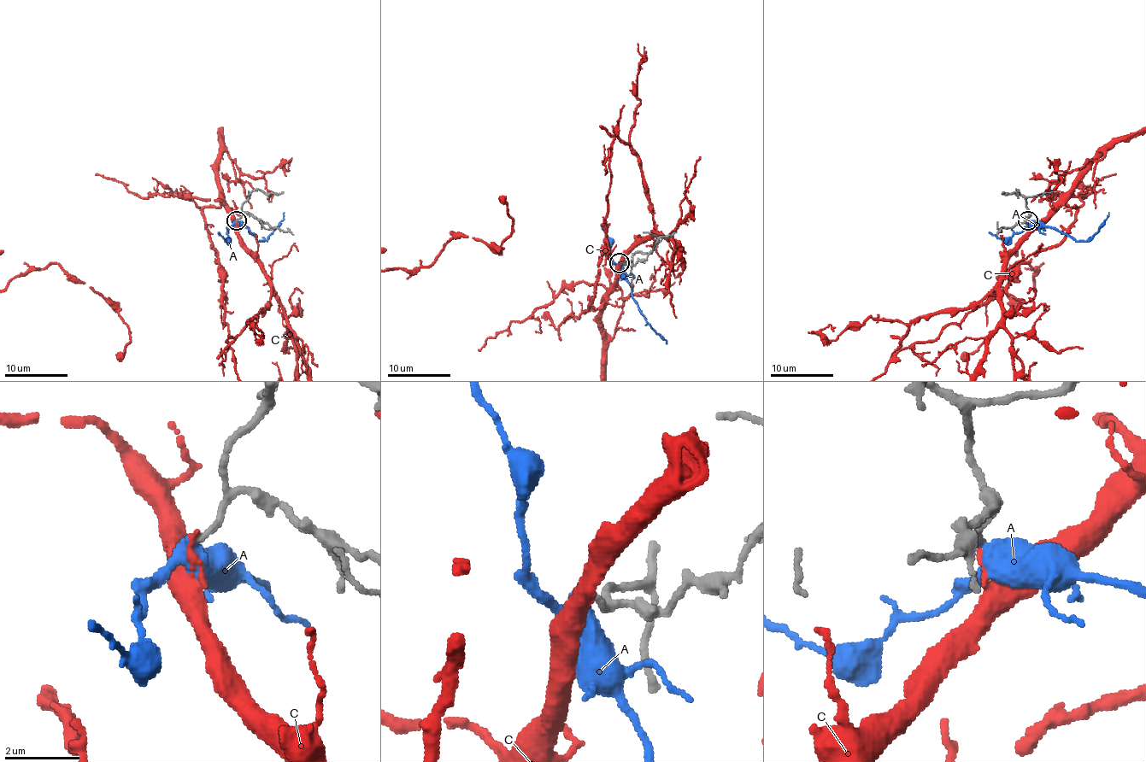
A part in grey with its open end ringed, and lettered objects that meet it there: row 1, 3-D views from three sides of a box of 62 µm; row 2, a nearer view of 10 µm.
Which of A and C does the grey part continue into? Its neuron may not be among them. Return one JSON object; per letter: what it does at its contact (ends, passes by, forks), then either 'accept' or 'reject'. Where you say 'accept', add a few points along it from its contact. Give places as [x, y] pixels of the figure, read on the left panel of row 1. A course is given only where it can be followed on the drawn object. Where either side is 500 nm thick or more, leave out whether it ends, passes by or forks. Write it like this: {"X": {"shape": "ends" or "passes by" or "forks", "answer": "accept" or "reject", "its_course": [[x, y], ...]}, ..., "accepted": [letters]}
{"A": {"shape": "passes by", "answer": "accept", "its_course": [[238, 220], [258, 241], [264, 241], [284, 219], [284, 213]]}, "C": {"shape": "ends", "answer": "reject"}, "accepted": ["A"]}

